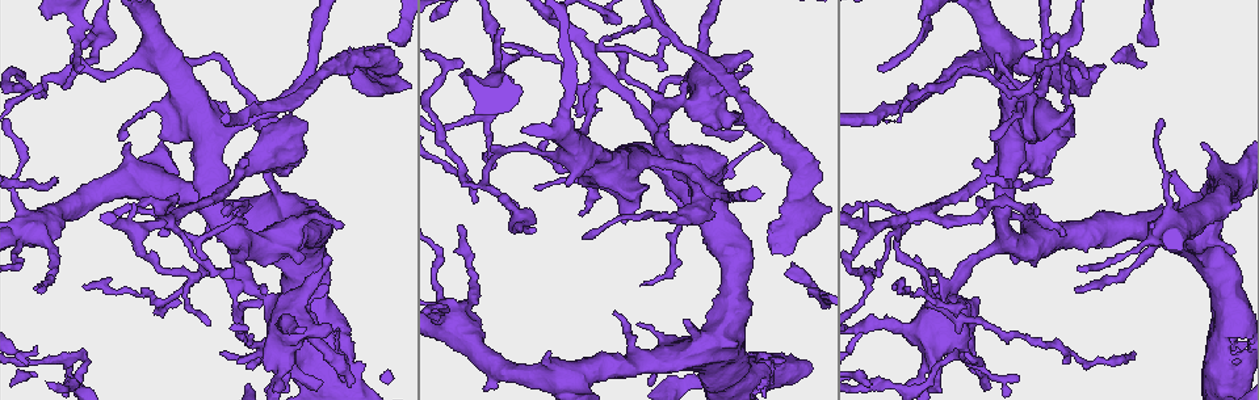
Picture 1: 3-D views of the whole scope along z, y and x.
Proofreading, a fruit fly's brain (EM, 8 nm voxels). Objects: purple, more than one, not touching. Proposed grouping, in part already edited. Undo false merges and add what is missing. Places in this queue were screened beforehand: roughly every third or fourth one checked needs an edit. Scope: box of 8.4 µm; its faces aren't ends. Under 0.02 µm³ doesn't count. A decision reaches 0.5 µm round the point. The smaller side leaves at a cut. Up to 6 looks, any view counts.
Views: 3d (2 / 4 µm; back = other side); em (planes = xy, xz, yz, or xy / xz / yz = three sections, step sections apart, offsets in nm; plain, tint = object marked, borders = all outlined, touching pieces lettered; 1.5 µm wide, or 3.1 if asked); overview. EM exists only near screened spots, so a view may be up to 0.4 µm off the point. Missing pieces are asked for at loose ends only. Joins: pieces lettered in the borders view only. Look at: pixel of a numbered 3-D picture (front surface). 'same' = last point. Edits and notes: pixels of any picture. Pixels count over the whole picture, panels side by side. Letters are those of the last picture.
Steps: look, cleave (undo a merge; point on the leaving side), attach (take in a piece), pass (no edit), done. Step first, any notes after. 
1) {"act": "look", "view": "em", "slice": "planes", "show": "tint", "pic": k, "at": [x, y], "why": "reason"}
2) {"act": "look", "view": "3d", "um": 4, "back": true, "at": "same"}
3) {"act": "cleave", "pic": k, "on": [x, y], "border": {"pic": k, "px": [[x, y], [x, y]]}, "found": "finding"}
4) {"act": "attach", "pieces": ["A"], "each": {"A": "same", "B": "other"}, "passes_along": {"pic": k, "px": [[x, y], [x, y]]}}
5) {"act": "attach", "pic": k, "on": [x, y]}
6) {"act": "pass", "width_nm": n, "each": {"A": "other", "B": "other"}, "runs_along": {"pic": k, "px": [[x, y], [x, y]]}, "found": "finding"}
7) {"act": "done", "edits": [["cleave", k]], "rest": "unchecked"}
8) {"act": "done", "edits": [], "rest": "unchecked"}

{"act": "look", "view": "3d", "um": 2, "pic": 1, "at": [1087, 77], "why": "thin end"}

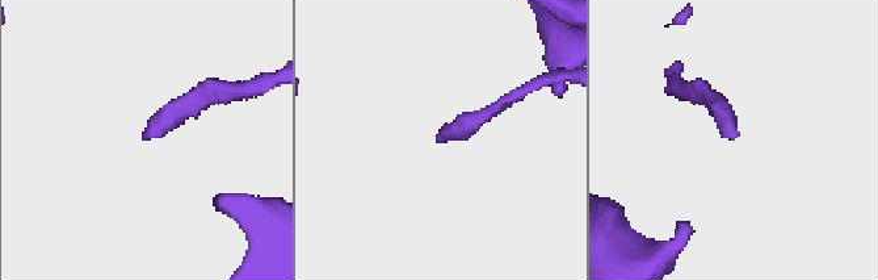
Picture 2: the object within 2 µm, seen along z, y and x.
{"act": "look", "view": "em", "slice": "planes", "show": "borders", "pic": 2, "at": [144, 138]}

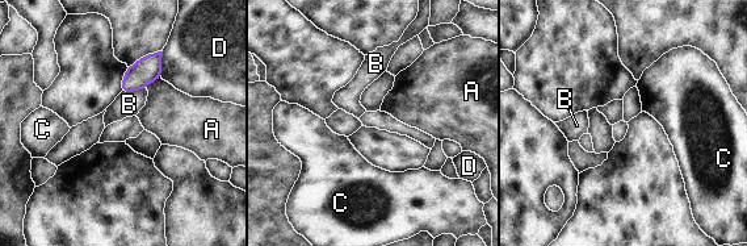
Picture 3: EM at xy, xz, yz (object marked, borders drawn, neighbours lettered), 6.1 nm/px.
{"act": "pass", "longest_contact_nm": ["D", 160], "each": {"A": "other", "B": "other", "C": "other", "D": "other"}, "border": {"pic": 3, "px": [[145, 87], [137, 91], [121, 92]]}, "found": "no lettered piece goes on from it"}

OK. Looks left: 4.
{"act": "look", "view": "3d", "um": 2, "pic": 1, "at": [938, 79], "why": "thick turns thin"}

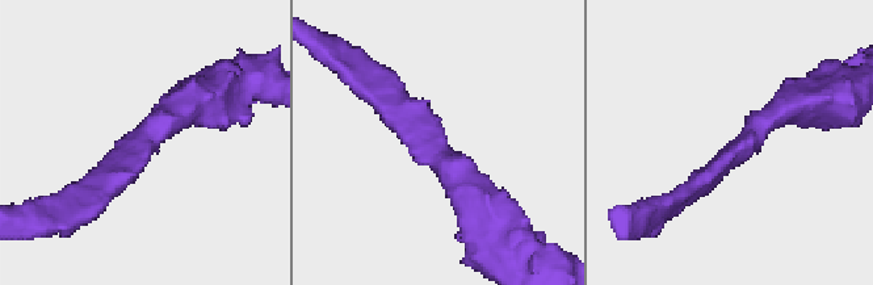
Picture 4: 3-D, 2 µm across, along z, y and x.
{"act": "look", "view": "em", "slice": "planes", "show": "tint", "pic": 4, "at": [726, 153]}

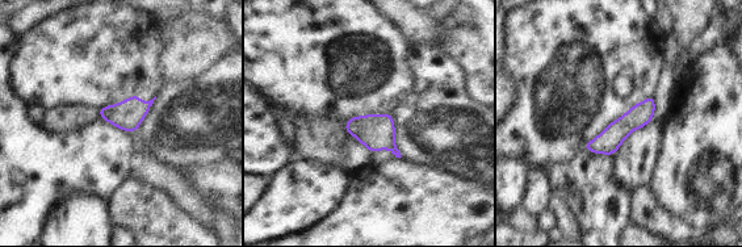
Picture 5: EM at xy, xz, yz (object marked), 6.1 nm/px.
{"act": "look", "view": "em", "slice": "planes", "show": "borders", "at": "same"}

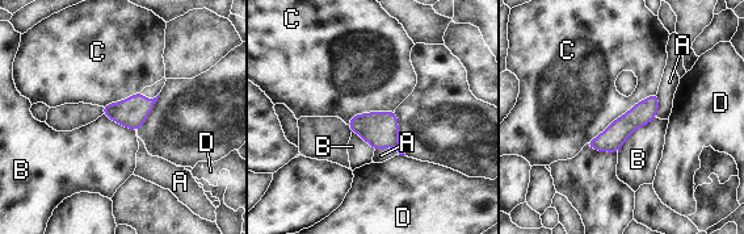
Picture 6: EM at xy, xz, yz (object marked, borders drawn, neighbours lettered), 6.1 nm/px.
{"act": "pass", "each": {"A": "other", "B": "other", "C": "other", "D": "other"}, "border": {"pic": 6, "px": [[656, 92], [637, 101], [584, 143]]}, "found": "one cell here"}

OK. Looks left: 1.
{"act": "look", "view": "em", "slice": "planes", "show": "borders", "pic": 1, "at": [161, 301]}

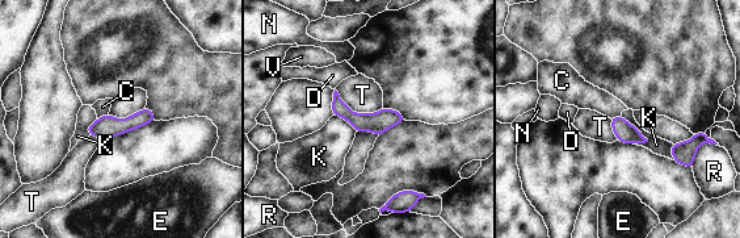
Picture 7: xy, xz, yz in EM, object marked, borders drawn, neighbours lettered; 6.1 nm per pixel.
{"act": "pass", "each": {"C": "other", "D": "other", "E": "other", "K": "other", "N": "other", "R": "other", "T": "other", "V": "other"}, "border": {"pic": 7, "px": [[335, 90], [354, 112], [382, 108]]}, "found": "one cell here"}

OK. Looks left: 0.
{"act": "done", "edits": [], "rest": "unchecked"}

